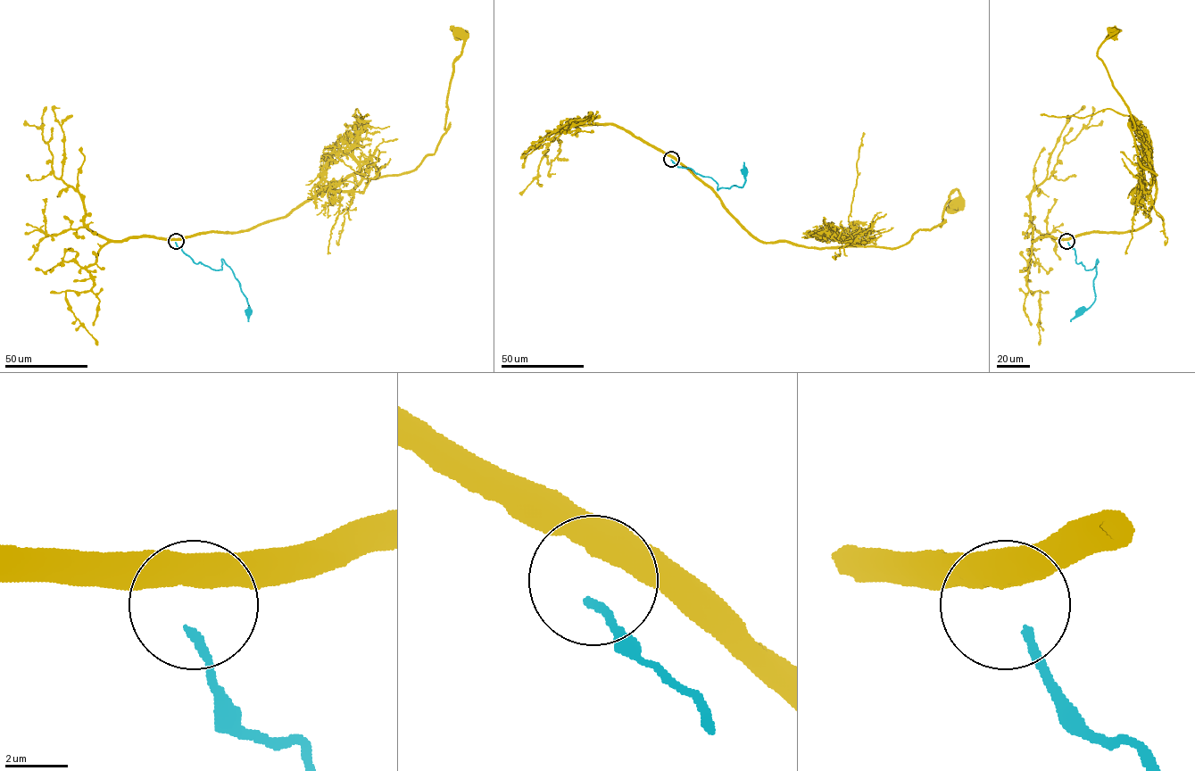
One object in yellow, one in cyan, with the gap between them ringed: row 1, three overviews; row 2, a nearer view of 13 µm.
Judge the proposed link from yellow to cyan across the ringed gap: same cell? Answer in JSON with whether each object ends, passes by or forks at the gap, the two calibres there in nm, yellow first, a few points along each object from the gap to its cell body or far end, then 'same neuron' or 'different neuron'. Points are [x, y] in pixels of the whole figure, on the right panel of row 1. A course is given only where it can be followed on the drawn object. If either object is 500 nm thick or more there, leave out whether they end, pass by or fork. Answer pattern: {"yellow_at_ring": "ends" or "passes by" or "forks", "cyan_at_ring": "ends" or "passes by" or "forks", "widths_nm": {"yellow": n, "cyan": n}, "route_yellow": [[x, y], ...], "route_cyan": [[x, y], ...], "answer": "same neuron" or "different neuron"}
{"widths_nm": {"yellow": 700, "cyan": 240}, "route_yellow": [[1066, 240], [1135, 231], [1150, 220], [1156, 175], [1139, 162], [1128, 106], [1097, 55], [1115, 33]], "route_cyan": [[1068, 242], [1074, 251], [1076, 262], [1081, 262], [1086, 270], [1098, 261], [1093, 282], [1095, 300], [1080, 311]], "answer": "different neuron"}

